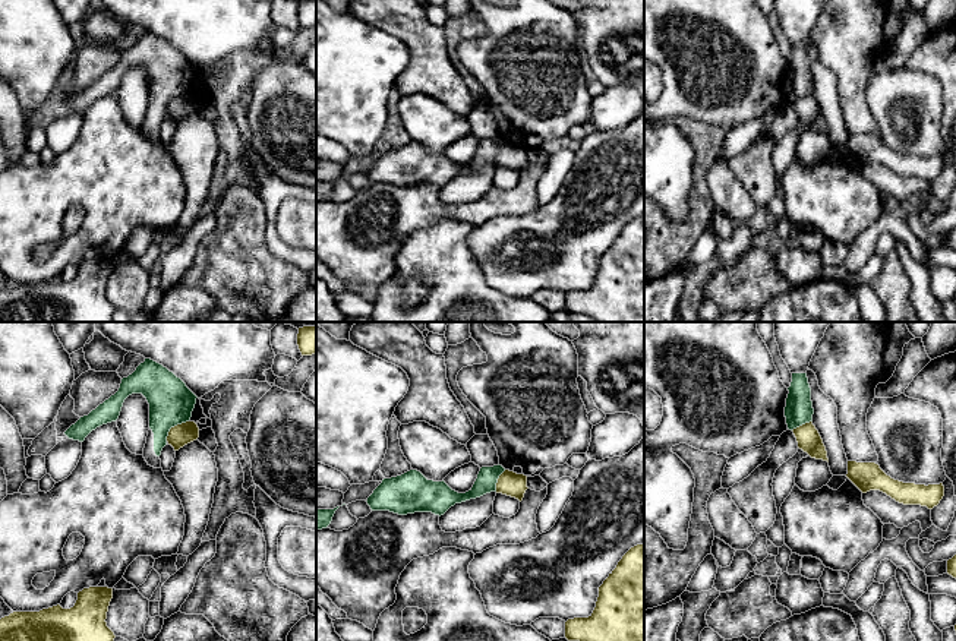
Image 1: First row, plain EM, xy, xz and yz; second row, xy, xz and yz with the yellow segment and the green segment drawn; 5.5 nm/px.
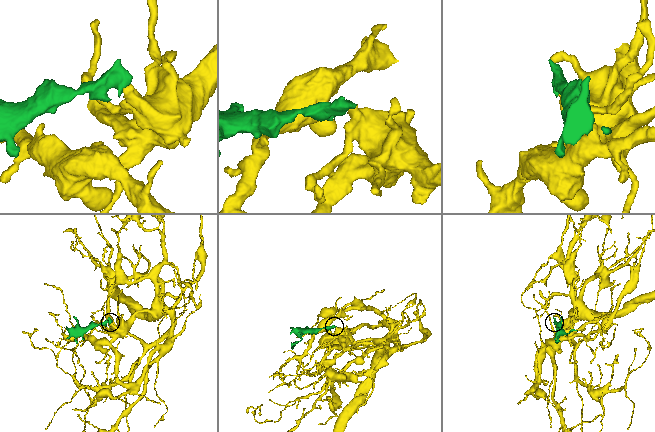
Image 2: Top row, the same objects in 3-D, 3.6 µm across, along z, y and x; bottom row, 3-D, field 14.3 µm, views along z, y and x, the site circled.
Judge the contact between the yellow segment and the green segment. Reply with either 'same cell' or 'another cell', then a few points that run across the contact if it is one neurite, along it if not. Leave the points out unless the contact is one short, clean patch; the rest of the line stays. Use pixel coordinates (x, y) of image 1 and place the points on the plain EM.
another cell | xy (188, 92), (174, 97), (166, 113)

